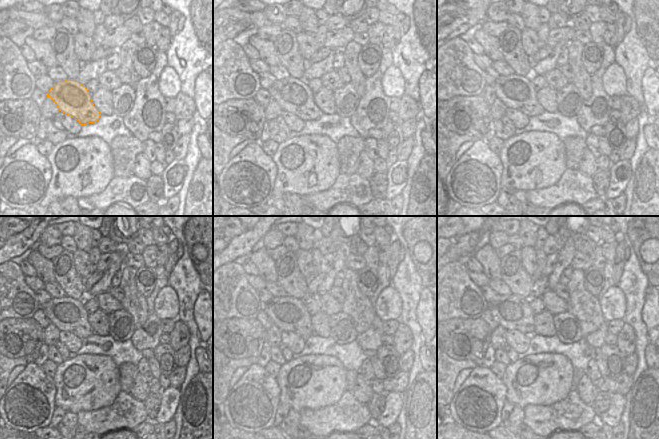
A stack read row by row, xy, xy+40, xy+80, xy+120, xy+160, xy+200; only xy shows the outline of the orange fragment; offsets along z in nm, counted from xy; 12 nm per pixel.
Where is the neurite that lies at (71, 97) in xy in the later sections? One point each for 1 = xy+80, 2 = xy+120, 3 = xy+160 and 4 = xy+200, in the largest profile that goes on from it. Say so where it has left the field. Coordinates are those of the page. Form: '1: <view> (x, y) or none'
1: xy+80 (517, 92)
2: xy+120 (67, 314)
3: xy+160 (288, 313)
4: xy+200 (513, 312)

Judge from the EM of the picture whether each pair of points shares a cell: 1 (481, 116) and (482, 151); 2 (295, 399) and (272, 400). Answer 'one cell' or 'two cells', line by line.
1: two cells
2: two cells

